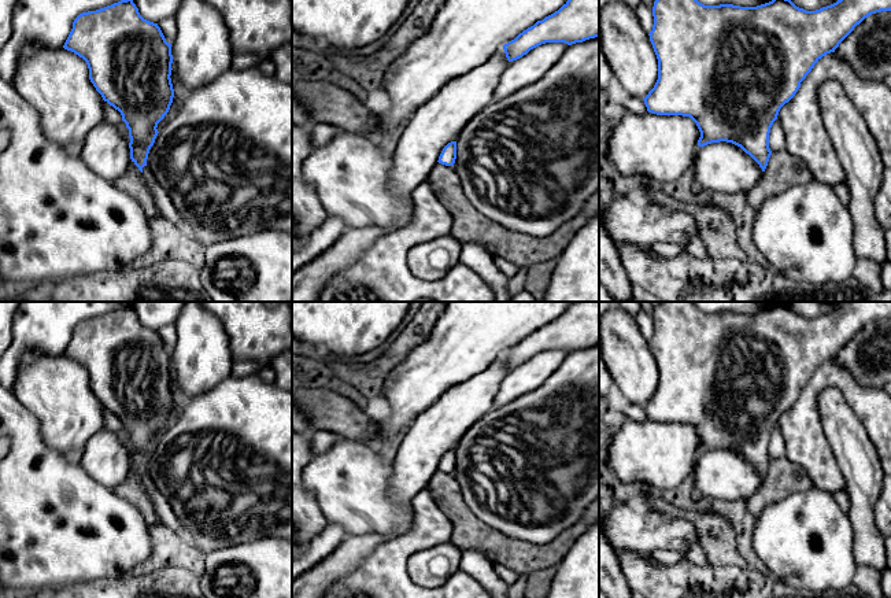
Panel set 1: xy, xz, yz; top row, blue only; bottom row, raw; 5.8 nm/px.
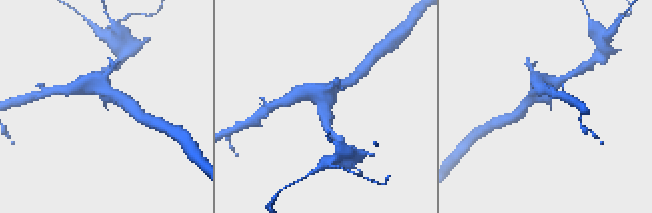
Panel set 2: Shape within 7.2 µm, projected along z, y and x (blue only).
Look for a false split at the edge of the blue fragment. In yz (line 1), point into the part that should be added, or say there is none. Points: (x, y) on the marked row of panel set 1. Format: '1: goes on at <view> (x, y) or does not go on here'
1: does not go on here

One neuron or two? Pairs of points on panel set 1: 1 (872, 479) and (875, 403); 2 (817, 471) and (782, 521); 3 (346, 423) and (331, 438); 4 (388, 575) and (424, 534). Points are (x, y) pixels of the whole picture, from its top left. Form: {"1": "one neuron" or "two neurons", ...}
{"1": "two neurons", "2": "two neurons", "3": "two neurons", "4": "one neuron"}

